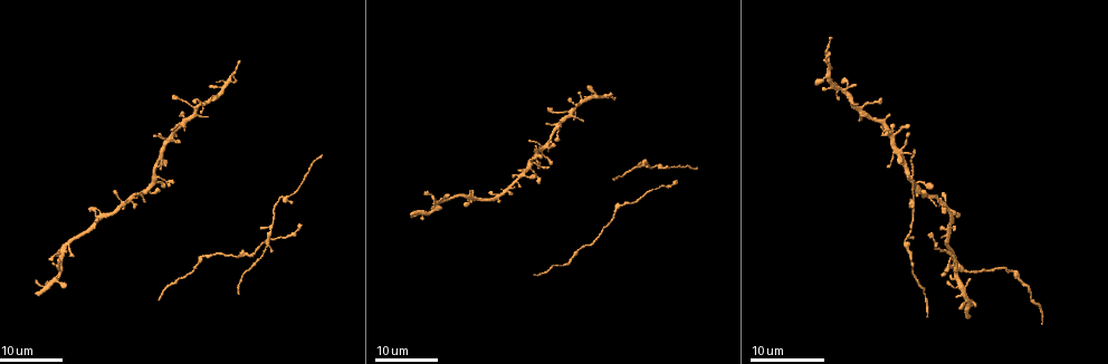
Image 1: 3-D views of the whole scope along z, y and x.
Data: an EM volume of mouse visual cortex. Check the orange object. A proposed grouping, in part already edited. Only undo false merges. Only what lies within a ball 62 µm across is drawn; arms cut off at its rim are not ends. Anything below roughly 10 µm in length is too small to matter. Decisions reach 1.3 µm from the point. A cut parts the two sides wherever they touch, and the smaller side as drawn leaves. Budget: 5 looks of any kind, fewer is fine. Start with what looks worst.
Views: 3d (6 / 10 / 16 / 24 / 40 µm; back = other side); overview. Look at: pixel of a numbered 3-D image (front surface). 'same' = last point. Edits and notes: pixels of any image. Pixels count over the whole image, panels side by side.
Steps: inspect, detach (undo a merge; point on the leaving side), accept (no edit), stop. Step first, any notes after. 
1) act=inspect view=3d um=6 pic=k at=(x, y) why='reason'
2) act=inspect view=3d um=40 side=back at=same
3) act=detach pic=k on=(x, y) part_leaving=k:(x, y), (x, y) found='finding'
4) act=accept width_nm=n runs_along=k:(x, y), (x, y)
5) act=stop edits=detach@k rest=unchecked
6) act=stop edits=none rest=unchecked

act=inspect view=3d um=16 pic=1 at=(271, 227) why='arms part here'

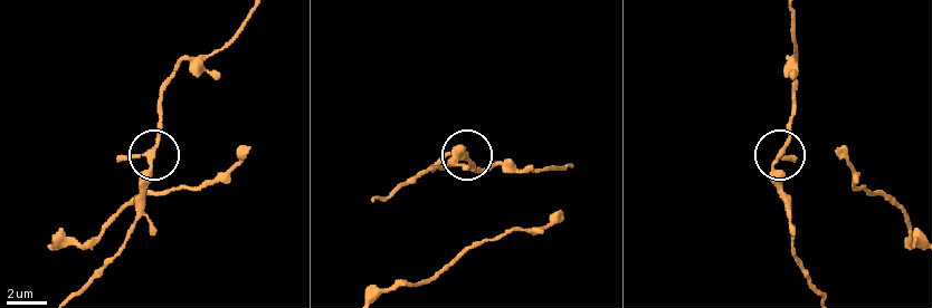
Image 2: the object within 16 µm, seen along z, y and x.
act=inspect view=3d um=10 pic=2 at=(154, 153)

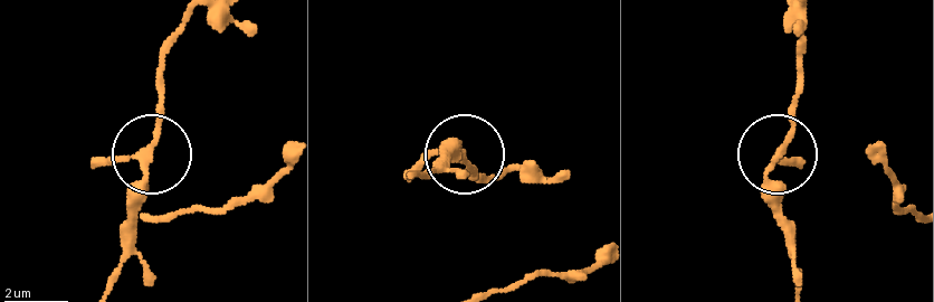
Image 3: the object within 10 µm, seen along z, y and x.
act=accept found='continuous, no second neuron'

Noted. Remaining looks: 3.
act=inspect view=3d um=24 pic=1 at=(156, 177) why='three-way junction'

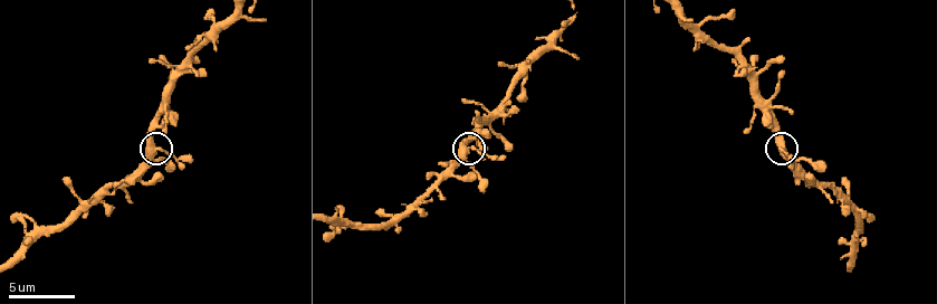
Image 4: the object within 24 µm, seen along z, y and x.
act=inspect view=3d um=6 pic=4 at=(783, 146)

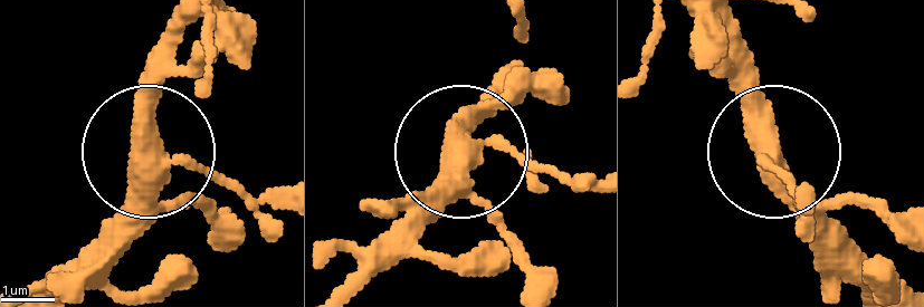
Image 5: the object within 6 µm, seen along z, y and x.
act=accept width_nm=370 found='all the same neuron'

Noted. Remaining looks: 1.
act=inspect view=3d um=6 pic=4 at=(427, 193) why='branch point'

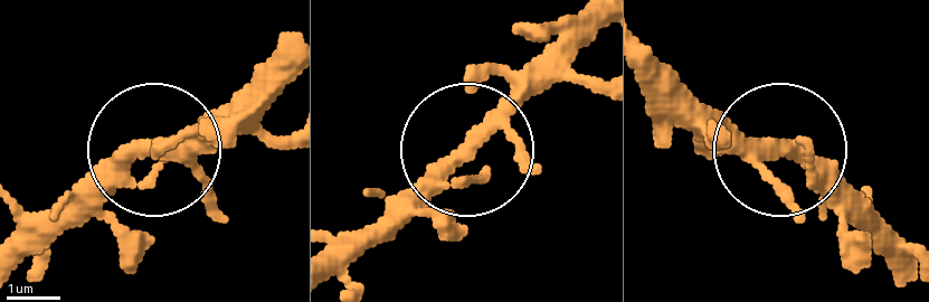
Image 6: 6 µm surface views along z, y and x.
act=accept arms=3 found='all the same neuron'

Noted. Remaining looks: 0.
act=stop edits=none rest=unchecked

